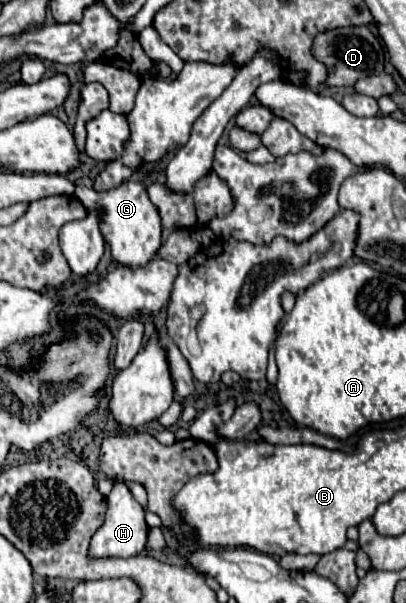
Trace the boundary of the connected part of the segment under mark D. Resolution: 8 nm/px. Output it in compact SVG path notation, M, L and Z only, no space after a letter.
M344 27L318 35L312 45L312 55L326 63L328 67L328 85L354 85L358 79L372 77L384 71L384 51L378 37L368 27Z

